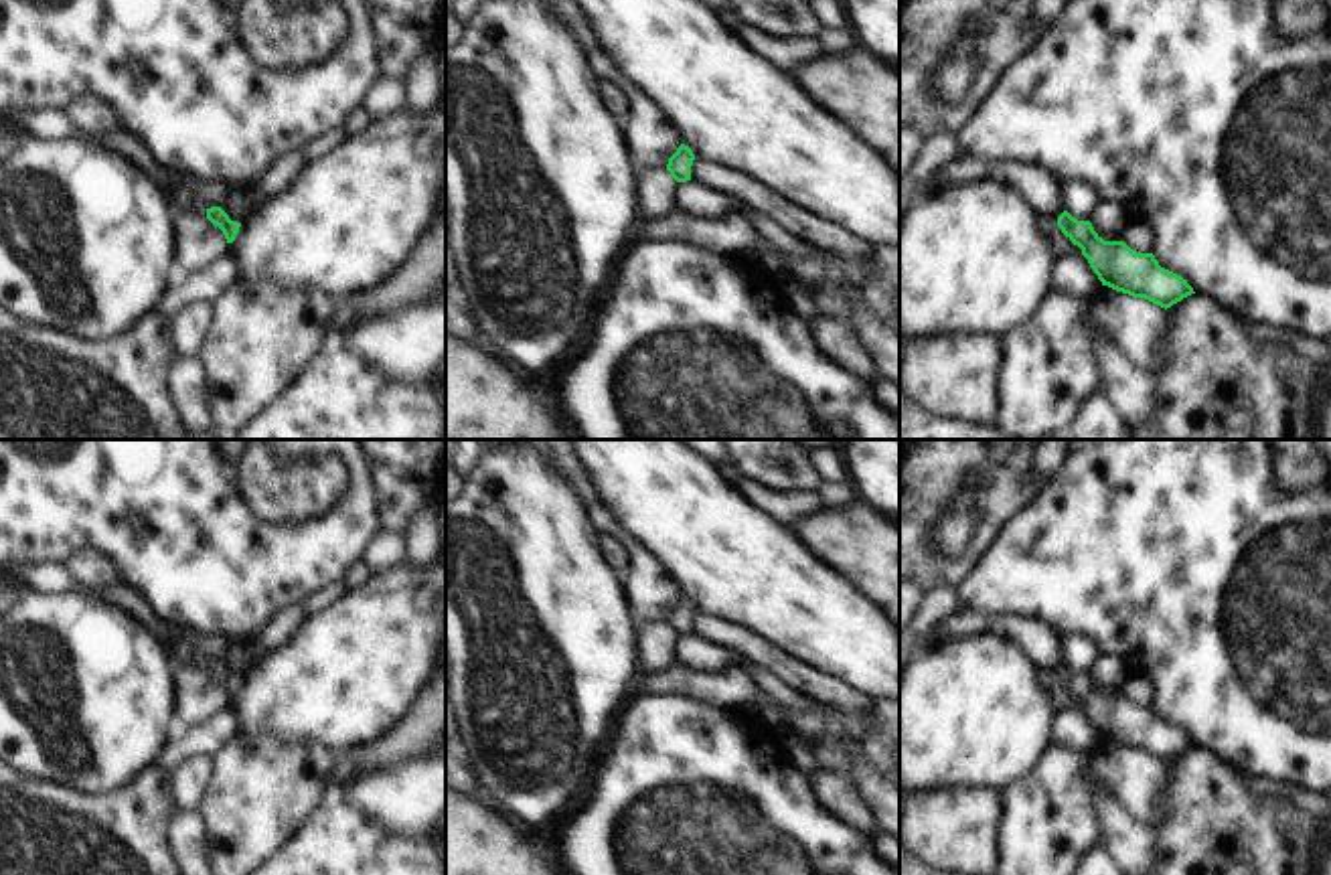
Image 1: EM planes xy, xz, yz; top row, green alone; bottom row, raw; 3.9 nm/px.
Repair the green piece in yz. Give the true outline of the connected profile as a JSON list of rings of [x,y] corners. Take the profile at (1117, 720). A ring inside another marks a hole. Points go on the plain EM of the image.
[[[1064,664],[1058,681],[1082,703],[1102,739],[1165,764],[1195,747],[1187,733],[1161,721],[1153,707],[1137,707],[1124,695],[1104,695],[1090,674],[1078,674]]]

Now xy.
[[[221,660],[207,662],[207,672],[223,685],[227,697],[235,695],[241,677],[231,674],[229,668]]]

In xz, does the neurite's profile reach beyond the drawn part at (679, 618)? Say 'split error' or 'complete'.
complete

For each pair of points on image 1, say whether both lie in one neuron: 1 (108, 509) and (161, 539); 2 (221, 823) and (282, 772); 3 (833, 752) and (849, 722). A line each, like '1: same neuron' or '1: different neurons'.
1: same neuron
2: same neuron
3: different neurons

